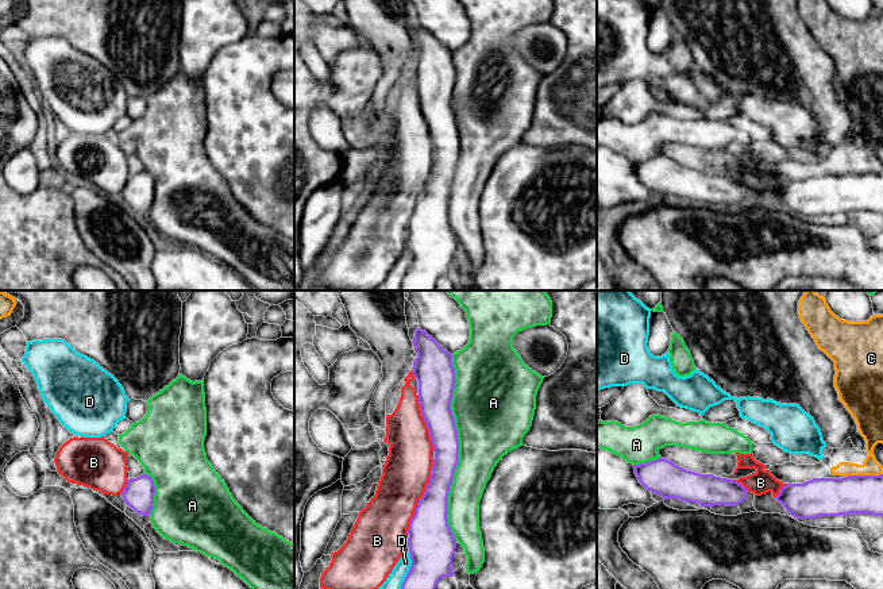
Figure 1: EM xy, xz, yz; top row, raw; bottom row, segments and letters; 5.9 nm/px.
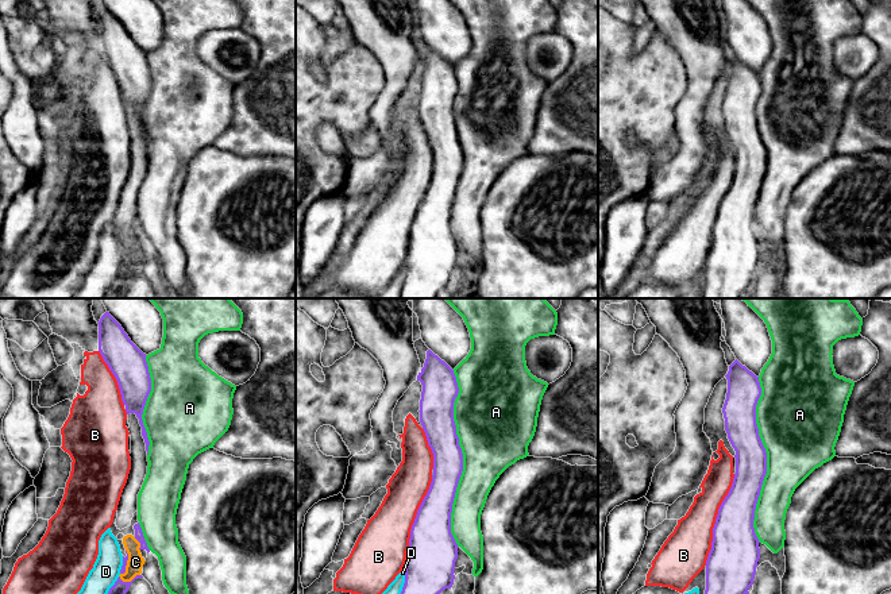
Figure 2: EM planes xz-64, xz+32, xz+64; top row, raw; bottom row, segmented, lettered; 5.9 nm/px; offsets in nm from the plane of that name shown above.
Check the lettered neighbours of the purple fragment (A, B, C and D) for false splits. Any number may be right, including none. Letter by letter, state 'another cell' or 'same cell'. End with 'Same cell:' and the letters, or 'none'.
A: another cell
B: same cell
C: another cell
D: another cell
Same cell: B

